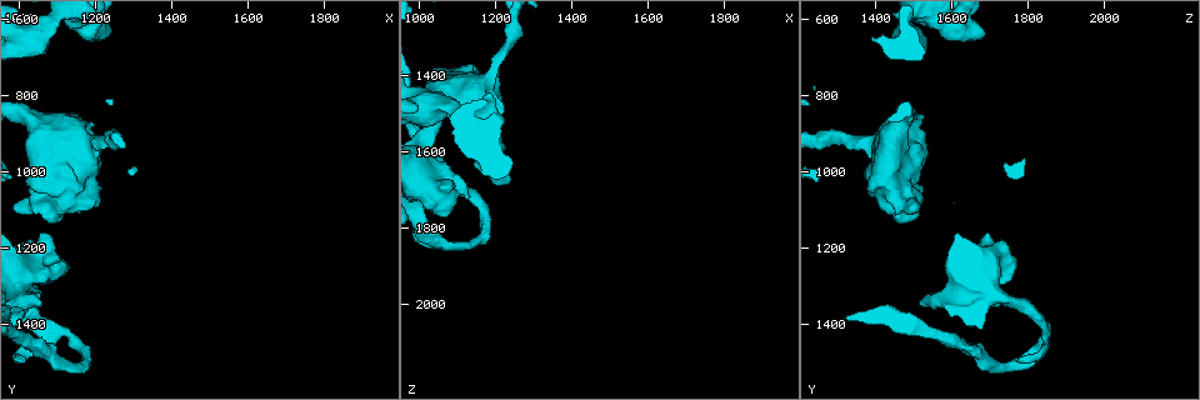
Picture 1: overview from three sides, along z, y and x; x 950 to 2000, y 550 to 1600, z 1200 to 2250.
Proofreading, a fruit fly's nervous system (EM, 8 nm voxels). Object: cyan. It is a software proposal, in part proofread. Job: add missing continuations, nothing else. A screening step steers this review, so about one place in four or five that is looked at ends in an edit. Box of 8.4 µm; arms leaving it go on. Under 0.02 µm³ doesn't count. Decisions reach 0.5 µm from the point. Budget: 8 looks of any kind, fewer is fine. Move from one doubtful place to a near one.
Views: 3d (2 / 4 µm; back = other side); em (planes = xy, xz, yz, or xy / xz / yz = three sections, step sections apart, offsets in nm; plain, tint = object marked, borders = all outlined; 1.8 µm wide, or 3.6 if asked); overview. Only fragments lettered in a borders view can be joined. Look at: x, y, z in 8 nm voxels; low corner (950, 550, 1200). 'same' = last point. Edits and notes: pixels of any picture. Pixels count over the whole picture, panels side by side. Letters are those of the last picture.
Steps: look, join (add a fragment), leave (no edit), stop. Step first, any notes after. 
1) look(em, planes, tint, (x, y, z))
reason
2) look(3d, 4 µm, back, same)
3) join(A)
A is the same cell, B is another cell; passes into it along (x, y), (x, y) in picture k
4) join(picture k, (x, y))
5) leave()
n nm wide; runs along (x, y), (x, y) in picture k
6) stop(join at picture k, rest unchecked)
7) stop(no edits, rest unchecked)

look(em, xy, step 8, borders, (1245, 645, 1670))
stops while still wide

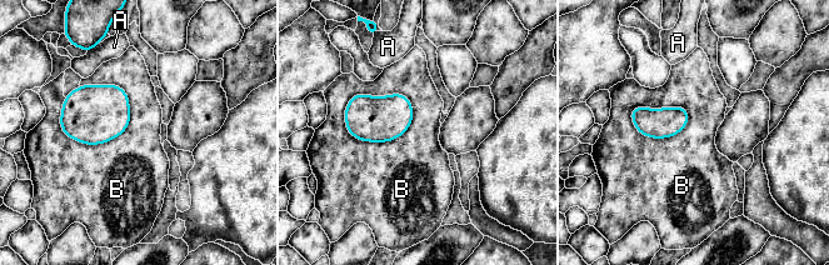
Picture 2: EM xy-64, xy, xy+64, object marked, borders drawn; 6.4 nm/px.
leave()
A and B are other cells; border along (129, 98), (106, 141), (60, 128) in picture 2; none of them fits

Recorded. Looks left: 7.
look(3d, 4 µm, (1070, 1285, 1760))
free end

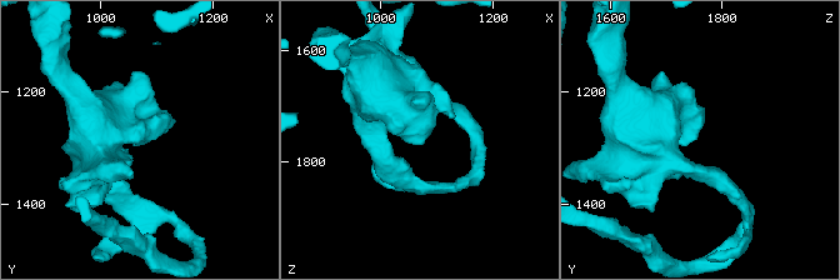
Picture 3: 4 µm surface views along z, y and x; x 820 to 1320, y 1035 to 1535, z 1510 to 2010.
look(em, planes, borders, (1070, 1280, 1755))

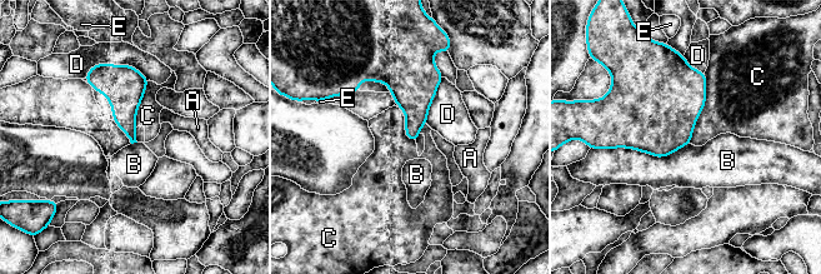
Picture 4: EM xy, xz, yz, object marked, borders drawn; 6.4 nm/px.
leave()
A, B, C, D and E are other cells; border along (705, 73), (705, 105), (689, 143) in picture 4; no lettered fragment goes on from it

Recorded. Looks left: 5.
look(em, 3.6 µm, planes, borders, (1060, 1350, 1515))
free end

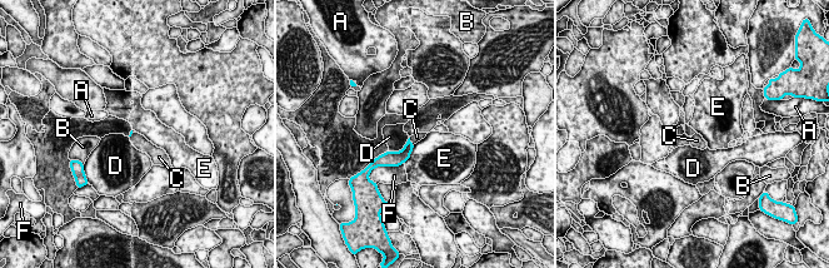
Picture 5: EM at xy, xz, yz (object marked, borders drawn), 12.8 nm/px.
join(C)
C is the same cell, A, B, D, E and F are other cells; the neuron continues

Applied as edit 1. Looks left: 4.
stop(join at picture 5, rest unchecked)

